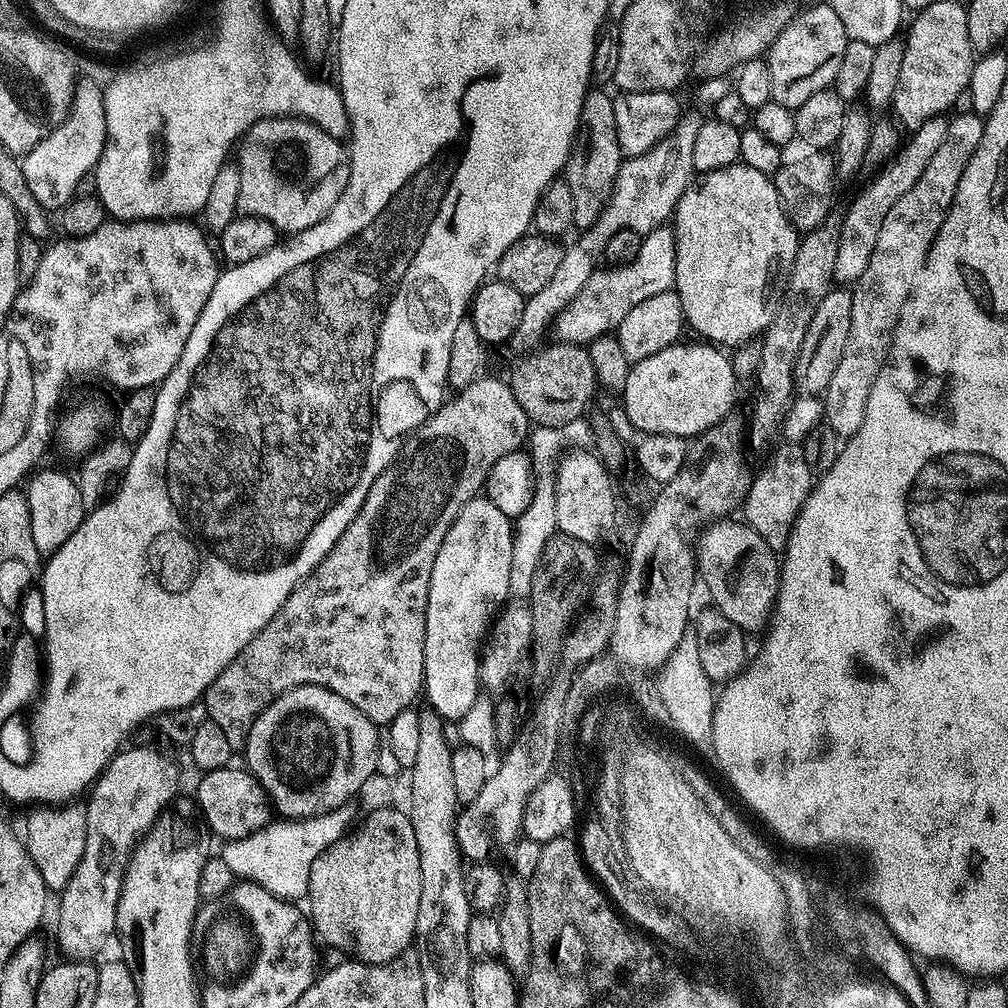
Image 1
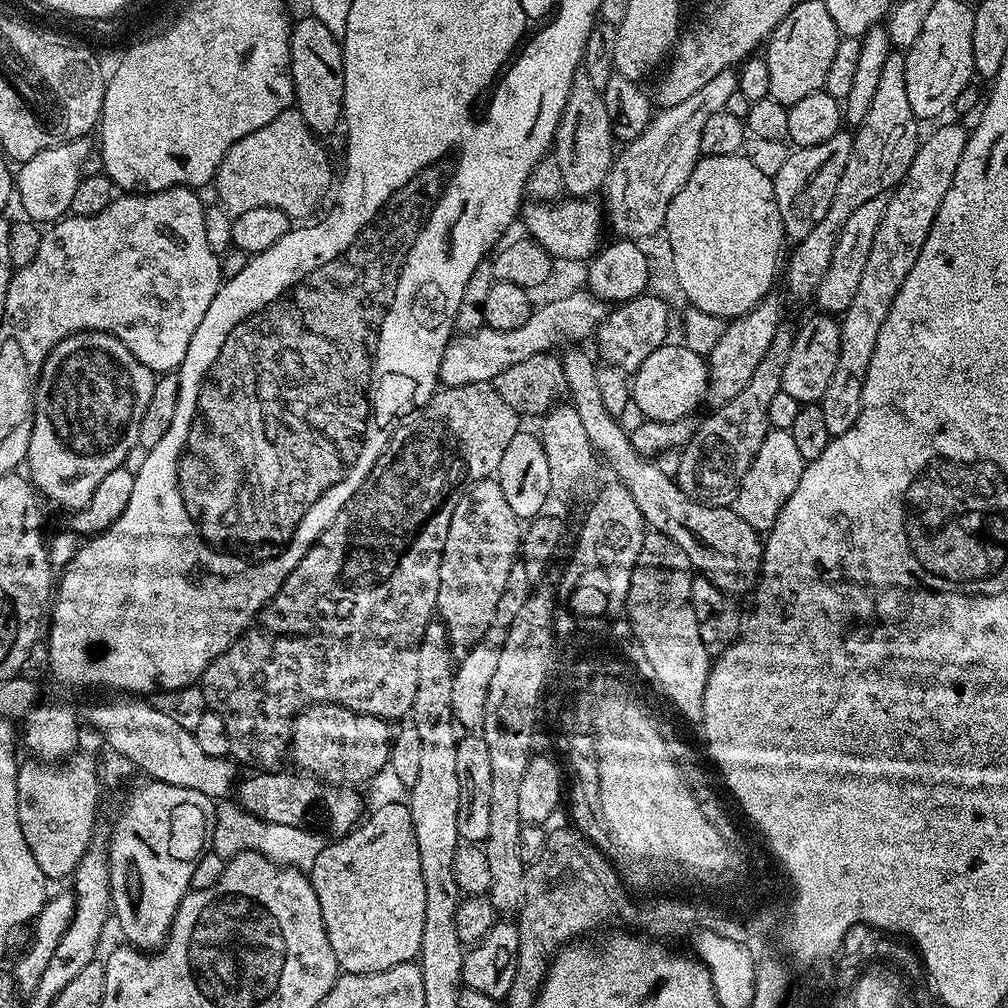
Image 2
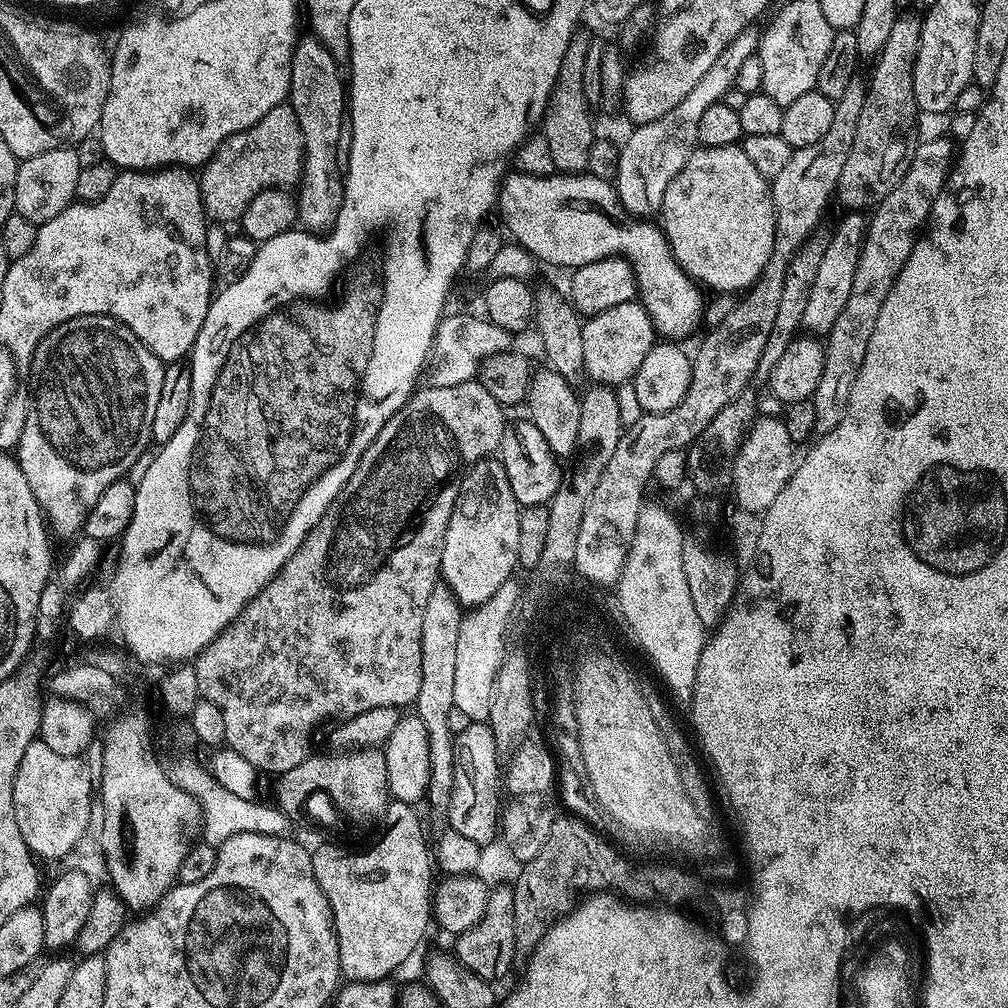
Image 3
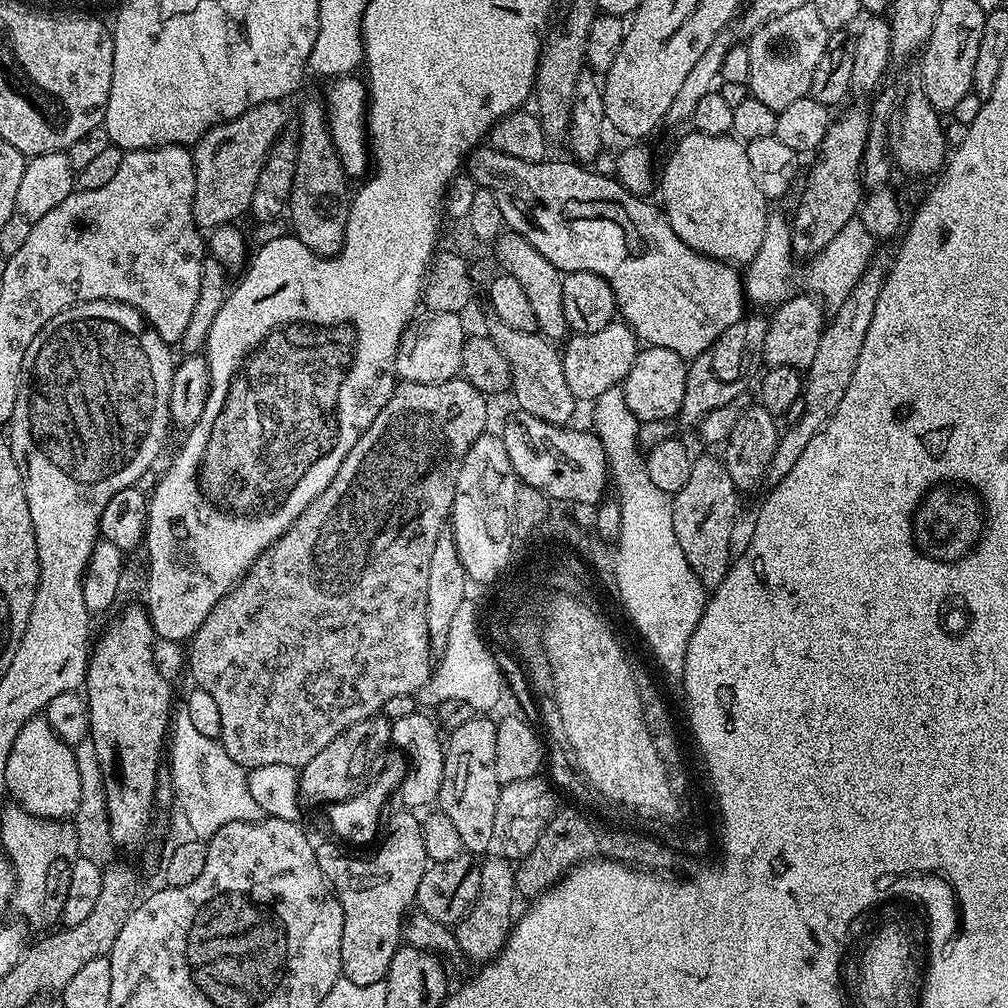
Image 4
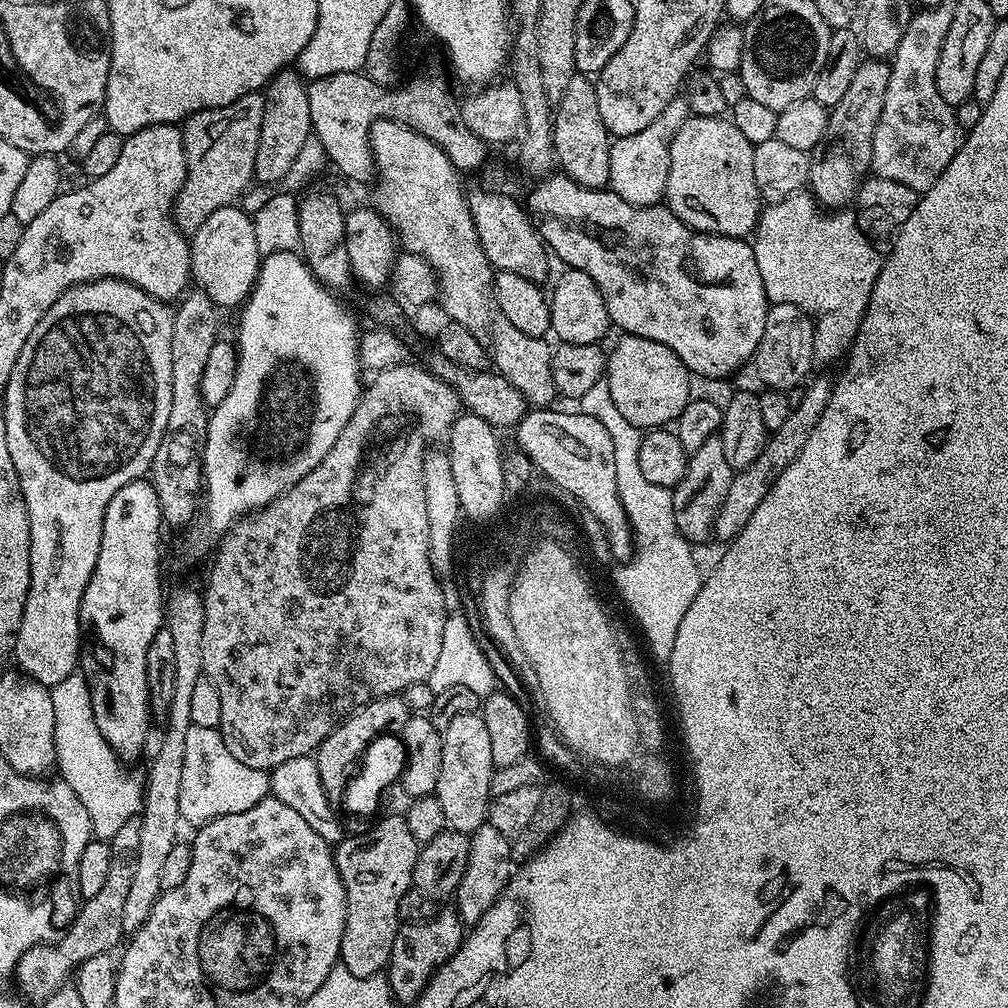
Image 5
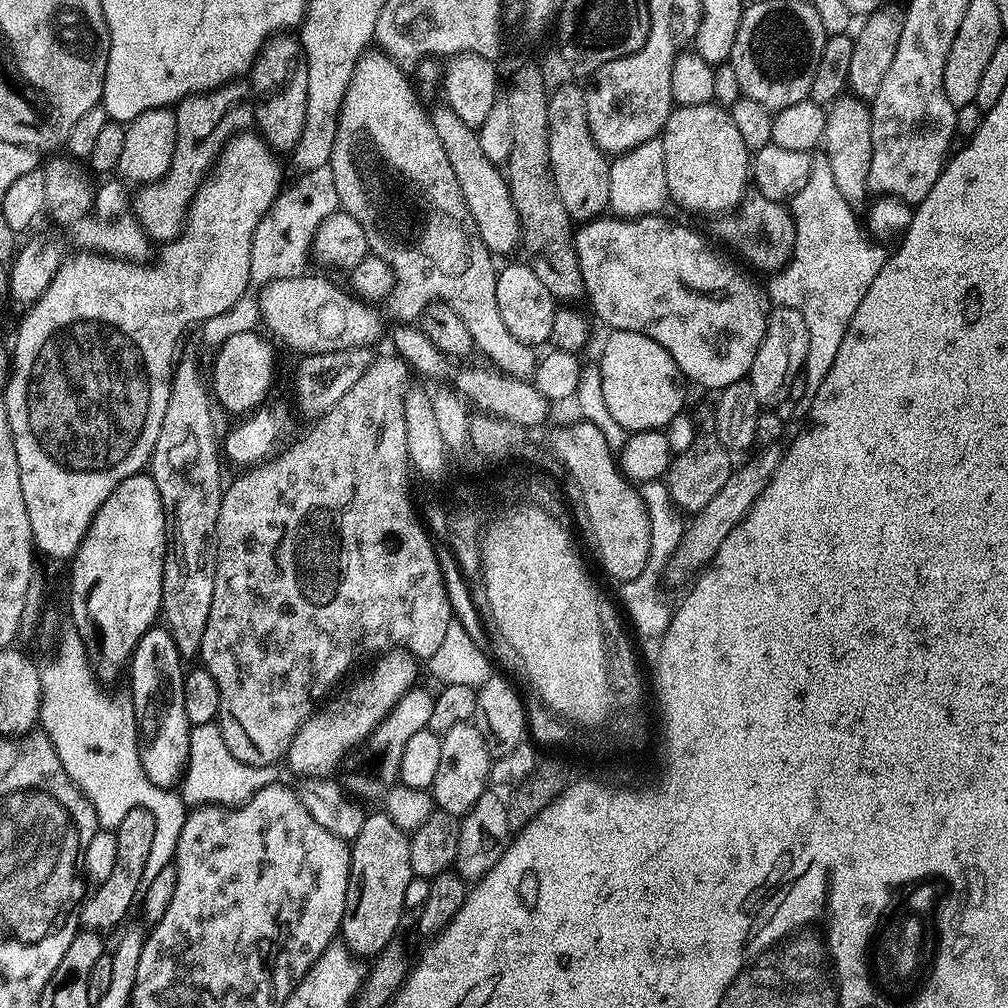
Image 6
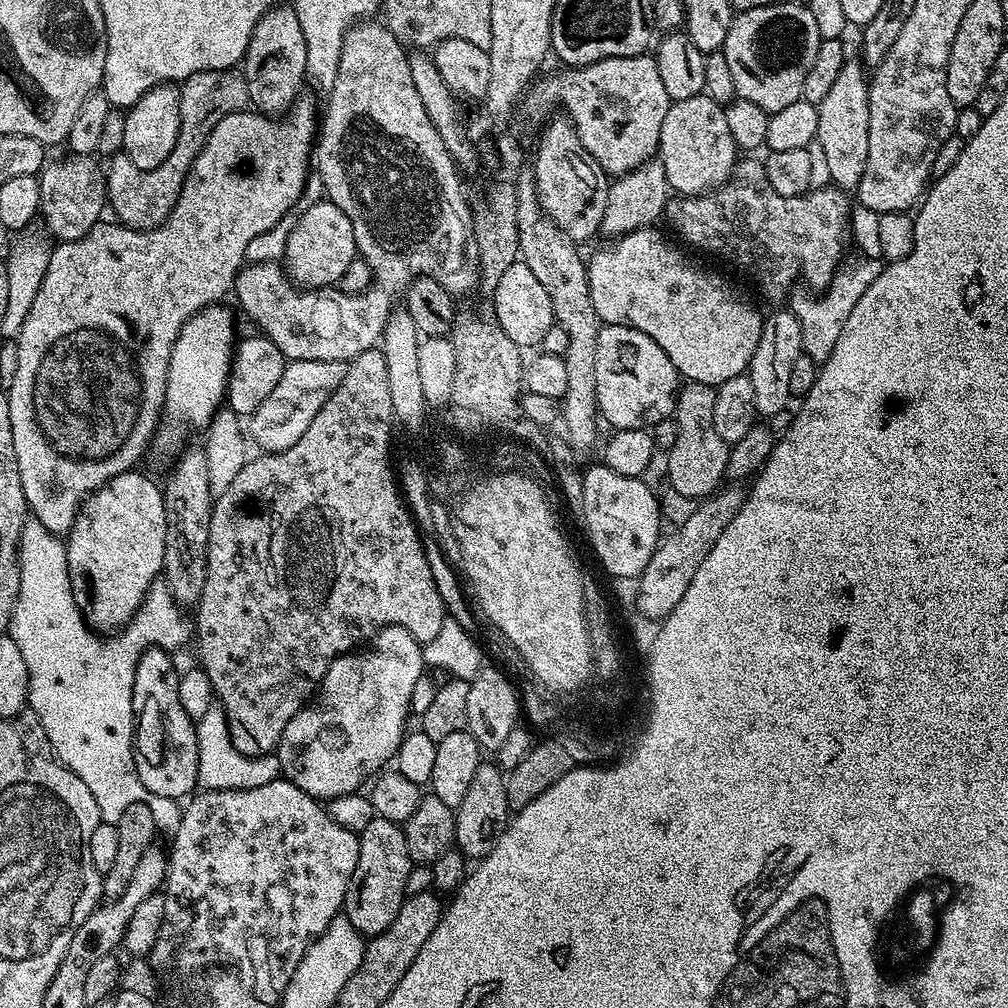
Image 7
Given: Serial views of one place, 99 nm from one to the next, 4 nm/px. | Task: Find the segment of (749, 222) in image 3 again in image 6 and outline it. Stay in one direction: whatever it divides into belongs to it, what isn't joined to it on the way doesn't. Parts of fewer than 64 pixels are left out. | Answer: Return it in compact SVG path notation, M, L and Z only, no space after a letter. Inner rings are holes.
M715 102L702 106L676 106L664 123L662 150L666 158L666 186L671 203L685 208L688 212L701 212L708 216L711 212L731 213L740 207L750 188L750 153L746 142L738 135L732 121L732 113L727 107Z

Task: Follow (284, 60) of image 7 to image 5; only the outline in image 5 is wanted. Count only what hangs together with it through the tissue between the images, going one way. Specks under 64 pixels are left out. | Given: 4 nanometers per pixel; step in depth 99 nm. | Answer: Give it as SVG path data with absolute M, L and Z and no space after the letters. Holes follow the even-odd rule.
M285 70L273 76L271 82L263 89L262 95L265 99L264 117L258 154L254 158L255 179L261 185L276 186L290 171L294 157L302 151L302 142L306 142L313 135L308 84L299 71Z

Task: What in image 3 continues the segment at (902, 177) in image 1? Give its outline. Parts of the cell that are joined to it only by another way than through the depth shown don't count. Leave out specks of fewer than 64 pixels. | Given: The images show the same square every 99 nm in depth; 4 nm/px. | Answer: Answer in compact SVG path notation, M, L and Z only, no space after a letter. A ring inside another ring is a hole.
M852 210L840 220L836 233L831 233L826 254L814 277L814 287L810 290L810 298L806 301L803 331L808 334L826 334L834 326L838 314L842 314L842 306L846 306L846 298L850 298L850 285L854 282L854 270L858 270L860 245L864 242L866 216L863 211Z

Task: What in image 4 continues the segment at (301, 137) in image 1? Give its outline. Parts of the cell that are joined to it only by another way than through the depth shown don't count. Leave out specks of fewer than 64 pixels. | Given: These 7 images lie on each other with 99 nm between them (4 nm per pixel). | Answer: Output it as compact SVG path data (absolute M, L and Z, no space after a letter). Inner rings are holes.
M274 100L256 104L238 118L214 126L209 132L204 133L201 140L196 141L194 145L196 197L194 198L192 213L196 219L196 225L201 230L211 230L221 228L224 224L232 224L243 212L247 213L251 209L254 186L258 182L258 174L262 174L268 151L274 147L276 141L280 139L285 131L284 106L283 103Z

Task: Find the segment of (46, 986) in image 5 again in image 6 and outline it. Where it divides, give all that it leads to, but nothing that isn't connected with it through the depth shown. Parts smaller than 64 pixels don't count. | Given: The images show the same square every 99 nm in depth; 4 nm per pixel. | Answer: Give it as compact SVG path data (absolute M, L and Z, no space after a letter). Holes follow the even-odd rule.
M145 808L130 810L130 814L126 814L126 818L122 818L122 822L118 822L114 831L118 850L111 873L106 878L106 882L95 885L93 892L96 893L93 896L91 893L78 909L79 923L87 931L99 934L106 934L111 928L119 929L129 919L128 911L131 910L135 898L137 901L138 893L141 891L146 880L146 873L149 871L148 859L152 856L152 848L154 852L157 847L156 819L150 810Z

